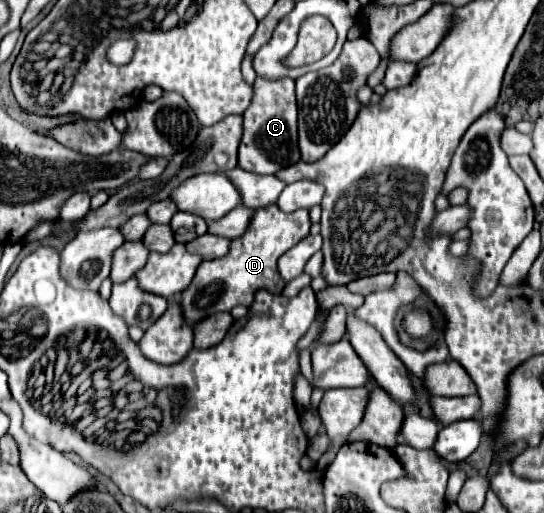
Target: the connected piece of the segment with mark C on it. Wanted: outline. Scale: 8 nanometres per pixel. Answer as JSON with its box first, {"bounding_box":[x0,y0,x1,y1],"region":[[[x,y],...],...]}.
{"bounding_box":[239,78,301,174],"region":[[[279,78],[255,80],[255,102],[243,114],[243,138],[239,146],[239,168],[255,174],[277,174],[279,170],[301,160],[297,144],[297,102],[295,80]]]}

